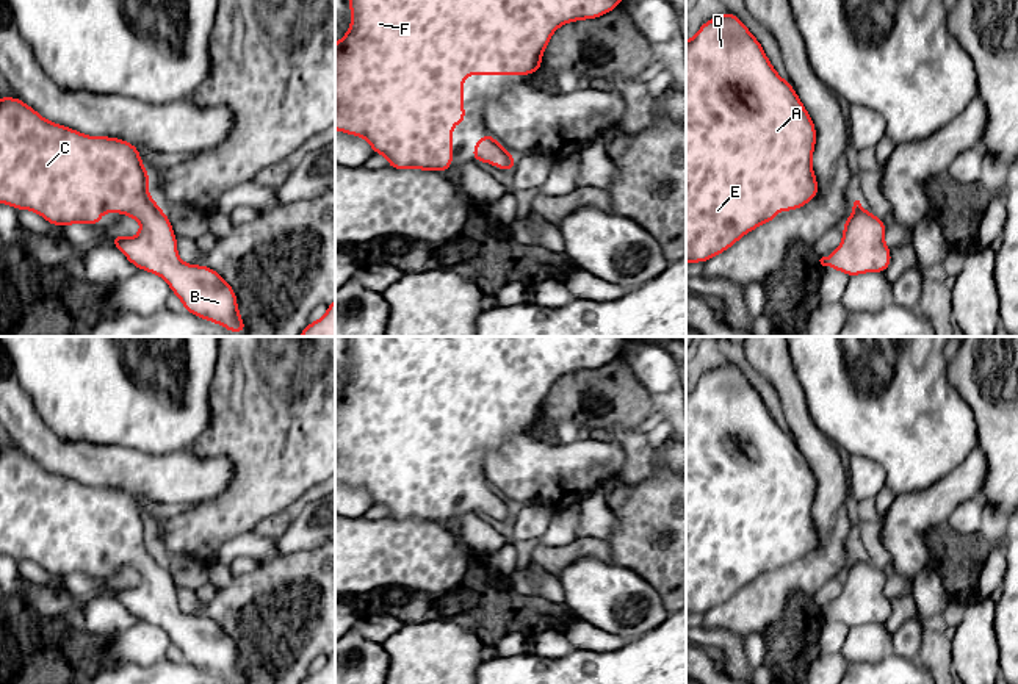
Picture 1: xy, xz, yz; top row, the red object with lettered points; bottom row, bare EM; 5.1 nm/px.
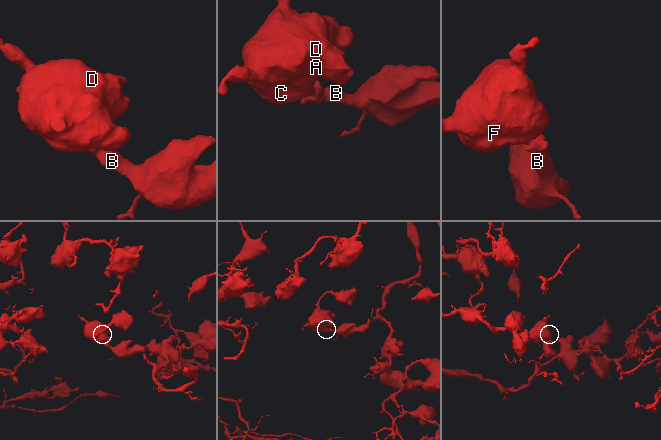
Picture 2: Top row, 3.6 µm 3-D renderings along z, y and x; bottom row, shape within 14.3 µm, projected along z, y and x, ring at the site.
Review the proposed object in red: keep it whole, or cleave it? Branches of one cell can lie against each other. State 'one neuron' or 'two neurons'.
one neuron

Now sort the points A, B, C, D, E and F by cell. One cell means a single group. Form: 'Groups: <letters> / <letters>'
Groups: A B C D E F

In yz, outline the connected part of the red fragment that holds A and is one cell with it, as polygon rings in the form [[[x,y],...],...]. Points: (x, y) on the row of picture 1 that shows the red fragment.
[[[724,11],[720,16],[702,23],[697,34],[686,41],[686,263],[699,261],[705,265],[713,257],[728,250],[758,225],[777,219],[778,210],[794,211],[811,202],[819,193],[811,166],[814,147],[816,127],[811,116],[805,110],[792,85],[777,74],[763,45],[744,22],[730,11]]]

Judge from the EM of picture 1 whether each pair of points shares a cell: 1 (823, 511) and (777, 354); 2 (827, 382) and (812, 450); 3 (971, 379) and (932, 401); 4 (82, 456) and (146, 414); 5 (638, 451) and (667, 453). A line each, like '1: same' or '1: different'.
1: same
2: different
3: different
4: different
5: same

